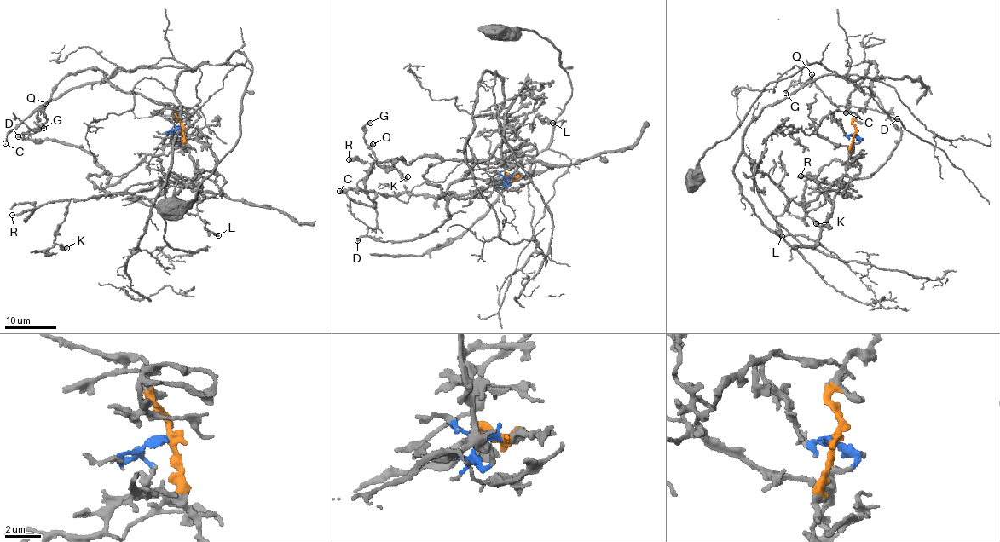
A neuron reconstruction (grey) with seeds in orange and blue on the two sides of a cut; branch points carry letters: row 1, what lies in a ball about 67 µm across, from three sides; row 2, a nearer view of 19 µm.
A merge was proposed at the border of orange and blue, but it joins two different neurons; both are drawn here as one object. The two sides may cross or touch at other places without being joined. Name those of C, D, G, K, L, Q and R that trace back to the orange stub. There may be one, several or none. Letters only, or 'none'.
C, K, R

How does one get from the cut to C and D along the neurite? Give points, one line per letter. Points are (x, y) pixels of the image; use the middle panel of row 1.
C: (512, 177), (509, 174), (471, 192), (444, 193), (438, 198), (398, 193), (384, 196), (359, 188), (340, 192)
D: (512, 177), (473, 197), (453, 197), (448, 220), (431, 232), (357, 241)

